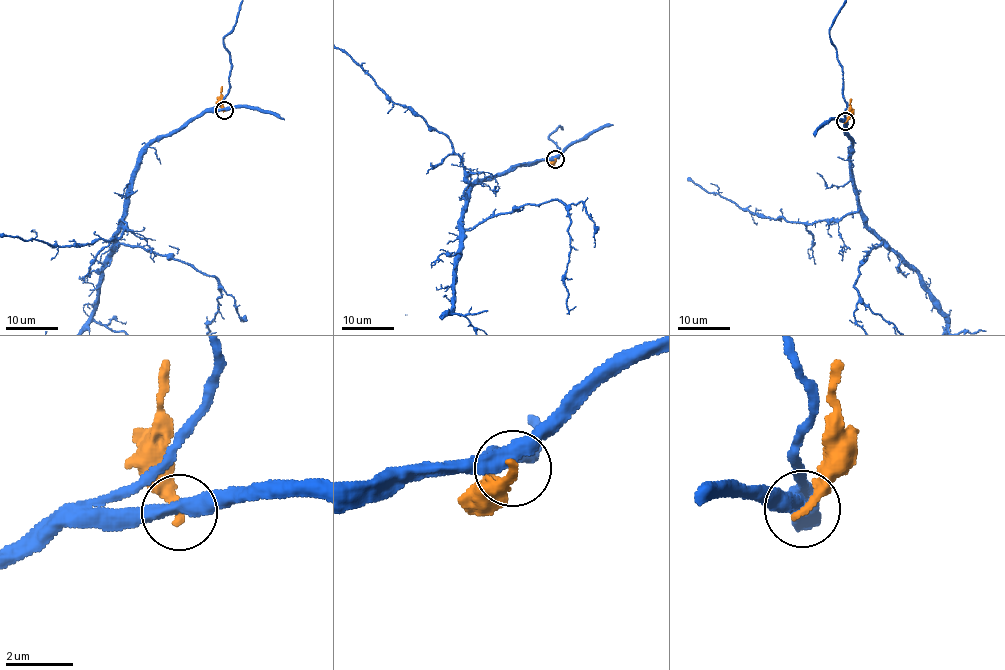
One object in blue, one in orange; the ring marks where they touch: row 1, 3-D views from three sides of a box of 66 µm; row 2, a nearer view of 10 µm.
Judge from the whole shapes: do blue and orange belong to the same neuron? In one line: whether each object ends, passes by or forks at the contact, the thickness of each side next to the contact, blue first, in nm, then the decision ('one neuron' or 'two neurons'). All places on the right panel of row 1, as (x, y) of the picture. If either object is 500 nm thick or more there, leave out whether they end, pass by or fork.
blue passes by; orange ends; calibres 440 and 320 nm; two neurons

